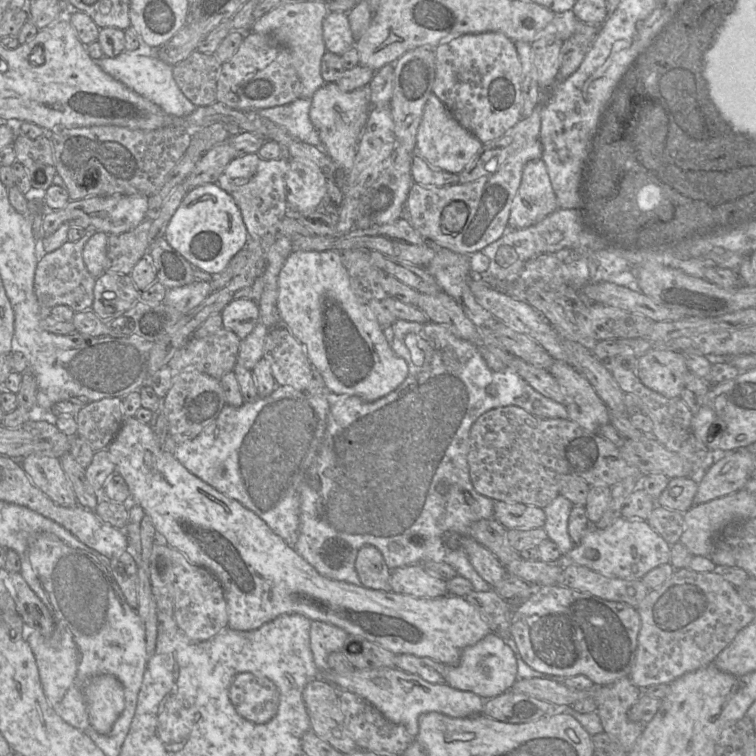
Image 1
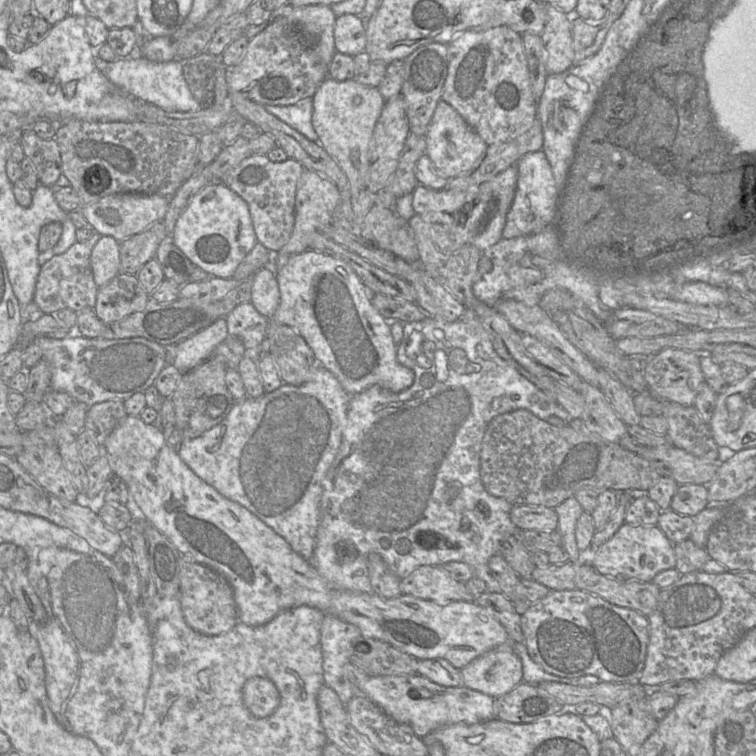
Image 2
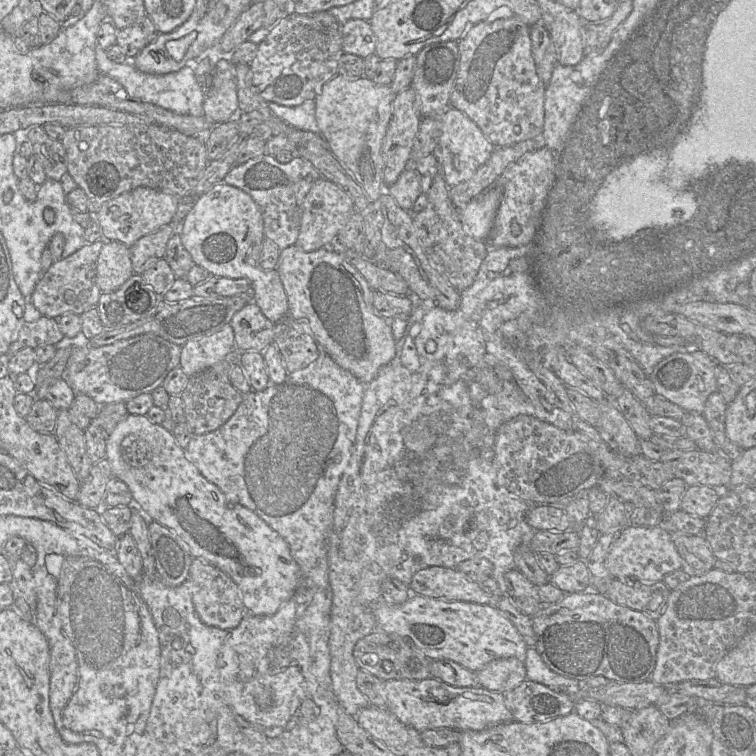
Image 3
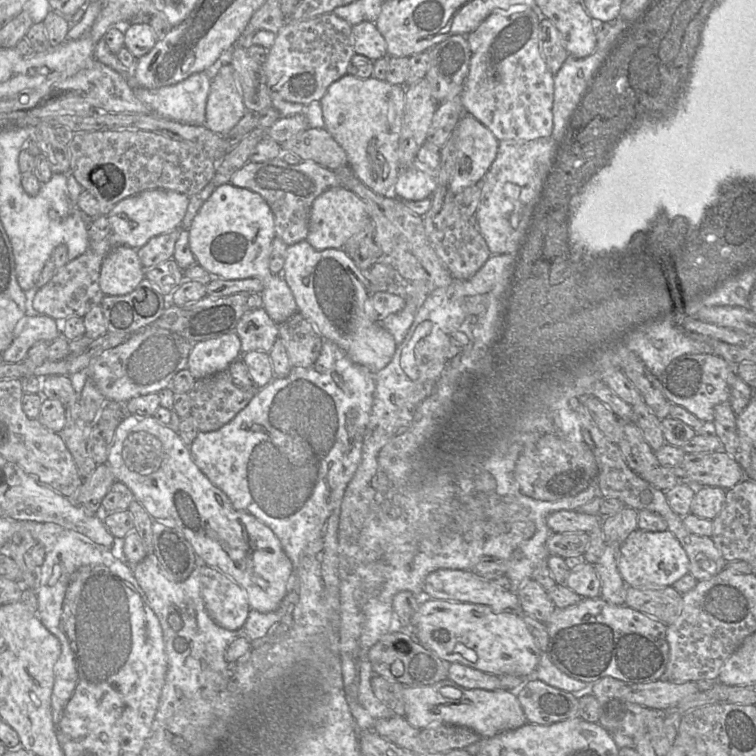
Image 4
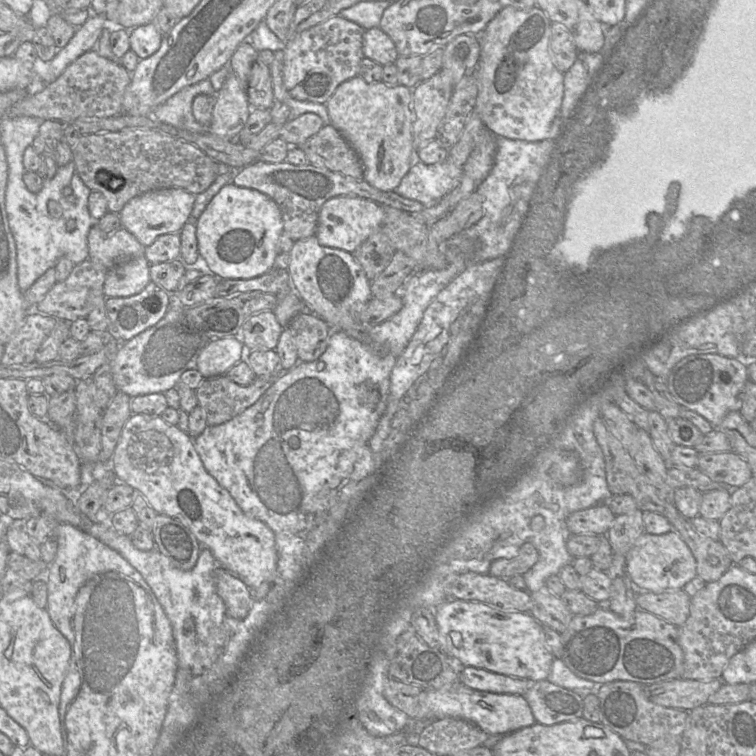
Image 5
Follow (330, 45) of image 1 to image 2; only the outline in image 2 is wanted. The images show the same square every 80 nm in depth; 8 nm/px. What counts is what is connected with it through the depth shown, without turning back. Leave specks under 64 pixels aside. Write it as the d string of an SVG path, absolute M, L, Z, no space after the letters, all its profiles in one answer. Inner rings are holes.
M350 14L336 17L334 44L336 52L352 57L365 52L366 21L359 16Z

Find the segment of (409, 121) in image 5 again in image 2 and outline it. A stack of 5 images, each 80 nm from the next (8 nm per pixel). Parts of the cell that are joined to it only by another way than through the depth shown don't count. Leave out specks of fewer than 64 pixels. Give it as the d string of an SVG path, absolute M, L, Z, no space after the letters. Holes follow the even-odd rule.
M330 77L320 84L312 100L312 125L320 145L339 165L349 181L354 225L360 227L377 199L377 193L368 189L369 152L375 125L387 101L376 87L363 85L354 79L337 81Z

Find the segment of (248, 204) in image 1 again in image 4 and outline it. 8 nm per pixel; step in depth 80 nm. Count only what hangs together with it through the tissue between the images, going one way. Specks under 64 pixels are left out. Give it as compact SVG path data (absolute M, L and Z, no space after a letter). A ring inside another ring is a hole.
M280 158L264 162L248 161L232 175L229 183L254 191L264 198L274 216L276 237L288 246L306 240L314 200L324 191L341 186L334 171L314 161L302 160L298 164L289 164Z

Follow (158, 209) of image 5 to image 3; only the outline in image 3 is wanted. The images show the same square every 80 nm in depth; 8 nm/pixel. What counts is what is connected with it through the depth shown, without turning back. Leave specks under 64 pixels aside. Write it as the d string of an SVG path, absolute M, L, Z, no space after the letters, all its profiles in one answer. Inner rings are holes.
M139 187L105 202L94 215L105 240L114 240L130 247L141 237L163 225L170 224L179 204L179 198L161 190Z

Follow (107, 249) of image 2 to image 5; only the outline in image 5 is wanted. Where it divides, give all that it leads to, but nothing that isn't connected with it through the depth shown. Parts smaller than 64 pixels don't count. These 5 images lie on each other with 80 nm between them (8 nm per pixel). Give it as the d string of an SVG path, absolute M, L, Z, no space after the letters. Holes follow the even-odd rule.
M140 256L108 270L104 281L104 296L129 297L140 293L151 281L150 265L145 256Z

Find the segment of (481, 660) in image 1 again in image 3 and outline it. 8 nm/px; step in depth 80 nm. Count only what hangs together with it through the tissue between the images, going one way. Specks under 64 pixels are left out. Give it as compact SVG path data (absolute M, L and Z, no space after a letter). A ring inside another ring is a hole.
M515 657L493 660L475 674L478 686L500 693L513 690L527 680L524 663Z

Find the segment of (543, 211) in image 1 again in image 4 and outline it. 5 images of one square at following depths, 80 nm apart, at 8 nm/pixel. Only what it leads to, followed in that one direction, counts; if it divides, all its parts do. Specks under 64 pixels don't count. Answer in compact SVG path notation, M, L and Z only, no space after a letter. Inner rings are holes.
M552 137L499 141L497 155L482 179L475 224L491 255L517 253L531 223L556 152Z

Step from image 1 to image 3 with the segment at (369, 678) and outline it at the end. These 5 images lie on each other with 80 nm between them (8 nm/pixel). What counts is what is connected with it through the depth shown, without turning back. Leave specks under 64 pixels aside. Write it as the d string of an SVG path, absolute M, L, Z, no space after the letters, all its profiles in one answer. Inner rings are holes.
M435 678L420 681L403 679L384 681L384 691L387 710L419 733L438 728L482 731L514 721L512 713L506 707L505 694L480 686L455 687Z

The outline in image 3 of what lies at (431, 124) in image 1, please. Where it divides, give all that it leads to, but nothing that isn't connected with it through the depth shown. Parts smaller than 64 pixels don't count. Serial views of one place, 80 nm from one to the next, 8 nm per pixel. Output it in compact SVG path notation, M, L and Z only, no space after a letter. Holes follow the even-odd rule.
M449 106L441 116L442 134L434 150L439 171L444 176L448 188L469 180L489 159L495 149L477 124L462 111Z

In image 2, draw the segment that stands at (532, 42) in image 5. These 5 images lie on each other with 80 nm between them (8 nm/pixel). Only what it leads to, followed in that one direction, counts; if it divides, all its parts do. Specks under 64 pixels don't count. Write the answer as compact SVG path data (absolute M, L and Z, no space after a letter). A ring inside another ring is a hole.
M508 26L465 31L447 44L449 67L442 100L451 105L487 145L512 140L527 132L537 120L538 101L531 86L522 35Z

